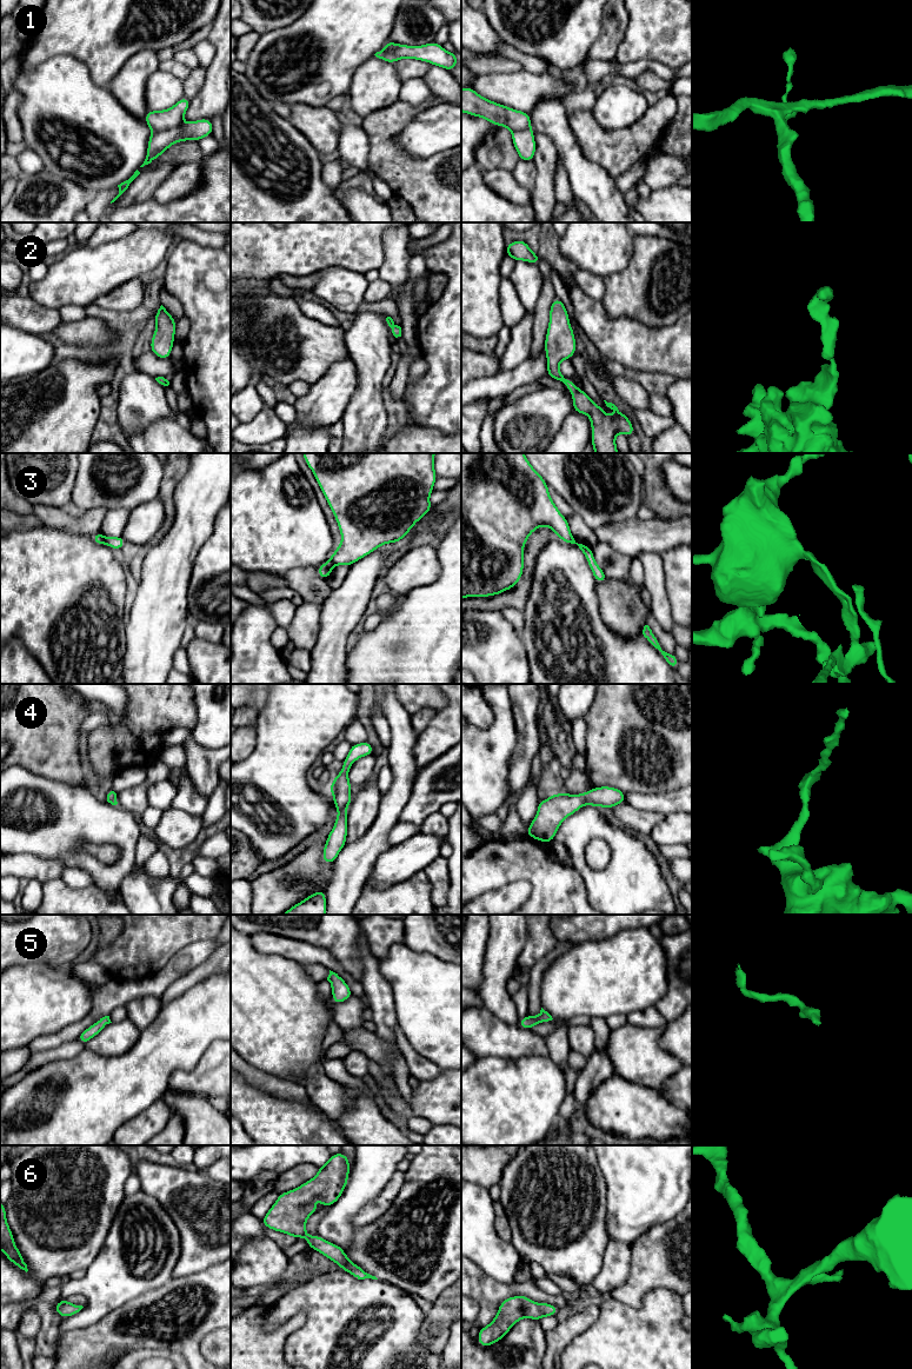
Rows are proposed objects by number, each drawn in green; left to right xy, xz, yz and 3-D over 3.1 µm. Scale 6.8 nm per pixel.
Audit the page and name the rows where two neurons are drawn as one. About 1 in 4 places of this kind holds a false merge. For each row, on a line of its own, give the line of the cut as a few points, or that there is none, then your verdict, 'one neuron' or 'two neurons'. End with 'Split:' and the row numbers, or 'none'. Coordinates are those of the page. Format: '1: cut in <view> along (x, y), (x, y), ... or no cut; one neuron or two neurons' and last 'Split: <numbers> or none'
1: cut in xy along (181, 124), (153, 131); two neurons
2: no cut; one neuron
3: cut in xy along (102, 537), (104, 543); two neurons
4: no cut; one neuron
5: no cut; one neuron
6: no cut; one neuron
Split: 1, 3

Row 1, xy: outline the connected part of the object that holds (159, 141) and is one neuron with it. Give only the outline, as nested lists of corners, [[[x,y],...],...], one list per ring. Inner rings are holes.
[[[207,118],[187,122],[186,125],[161,132],[153,131],[148,138],[146,159],[140,167],[151,164],[175,142],[181,142],[185,140],[199,141],[202,138],[211,135],[212,133],[213,124],[212,120]]]

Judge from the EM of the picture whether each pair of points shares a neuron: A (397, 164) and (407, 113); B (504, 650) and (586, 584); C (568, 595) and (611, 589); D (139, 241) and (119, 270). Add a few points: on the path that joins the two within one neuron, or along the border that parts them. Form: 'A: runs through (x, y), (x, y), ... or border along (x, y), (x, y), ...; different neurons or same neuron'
A: runs through (388, 151), (388, 132), (394, 126); same neuron
B: border along (520, 637), (528, 663); different neurons
C: border along (596, 583), (598, 609), (603, 618); different neurons
D: runs through (138, 248), (124, 263); same neuron

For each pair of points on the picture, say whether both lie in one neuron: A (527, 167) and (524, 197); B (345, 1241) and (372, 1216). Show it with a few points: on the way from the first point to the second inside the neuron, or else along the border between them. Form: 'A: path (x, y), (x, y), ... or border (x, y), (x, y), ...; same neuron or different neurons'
A: border (512, 171), (516, 180), (531, 192); different neurons
B: border (370, 1201), (353, 1217), (352, 1222), (354, 1224); different neurons

